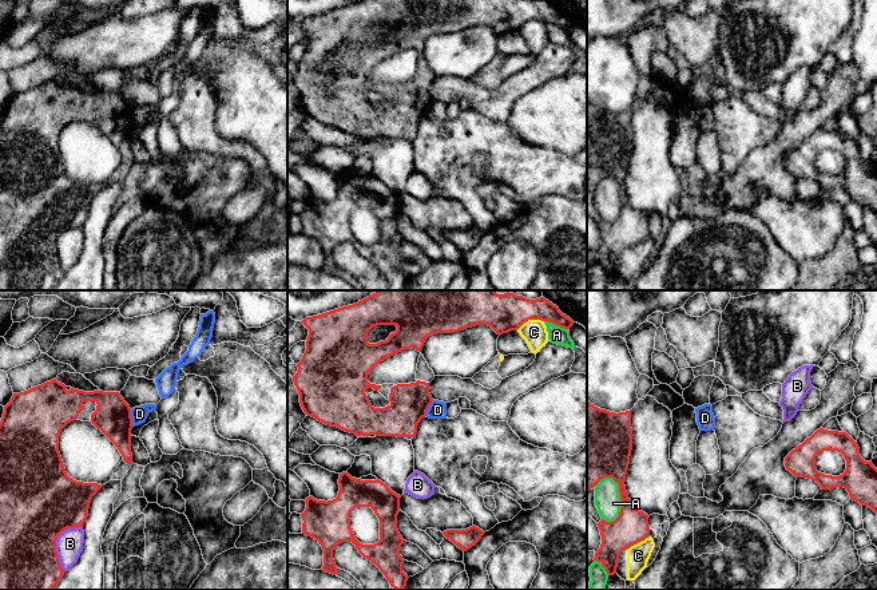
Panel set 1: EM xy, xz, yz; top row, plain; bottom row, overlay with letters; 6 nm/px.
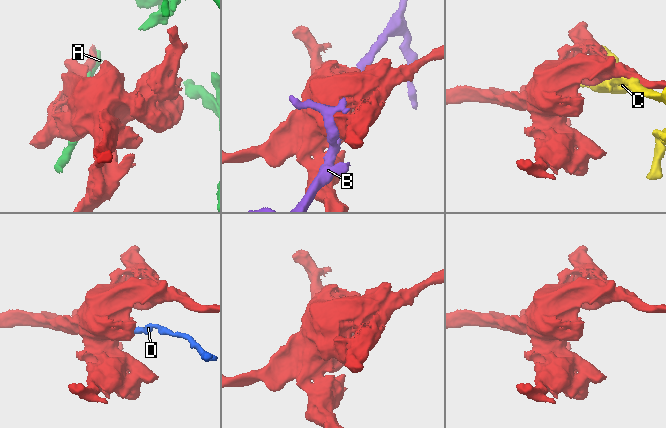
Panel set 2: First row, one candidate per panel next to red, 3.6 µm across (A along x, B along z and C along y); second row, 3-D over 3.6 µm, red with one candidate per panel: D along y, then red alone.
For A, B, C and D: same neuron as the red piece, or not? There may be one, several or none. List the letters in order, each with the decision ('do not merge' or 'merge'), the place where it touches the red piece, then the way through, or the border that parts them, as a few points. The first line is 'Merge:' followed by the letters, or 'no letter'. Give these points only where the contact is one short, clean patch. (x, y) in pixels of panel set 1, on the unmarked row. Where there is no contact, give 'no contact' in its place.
Merge: no letter
A: do not merge | yz (622, 202)
B: do not merge | xy (55, 242)
C: do not merge | xz (530, 19)
D: do not merge | xy (131, 118) | along xy (130, 110), (133, 126)

